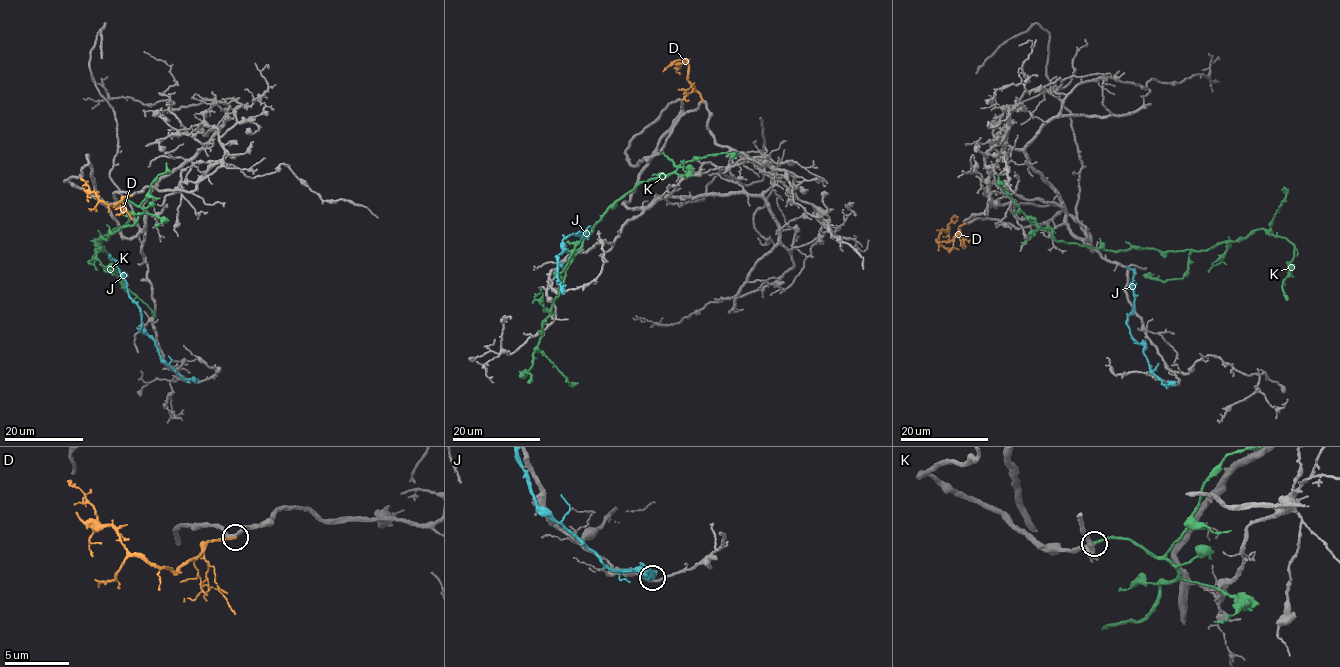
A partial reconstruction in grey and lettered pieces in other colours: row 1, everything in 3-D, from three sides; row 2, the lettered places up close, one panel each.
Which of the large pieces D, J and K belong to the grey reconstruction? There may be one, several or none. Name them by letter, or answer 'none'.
K

